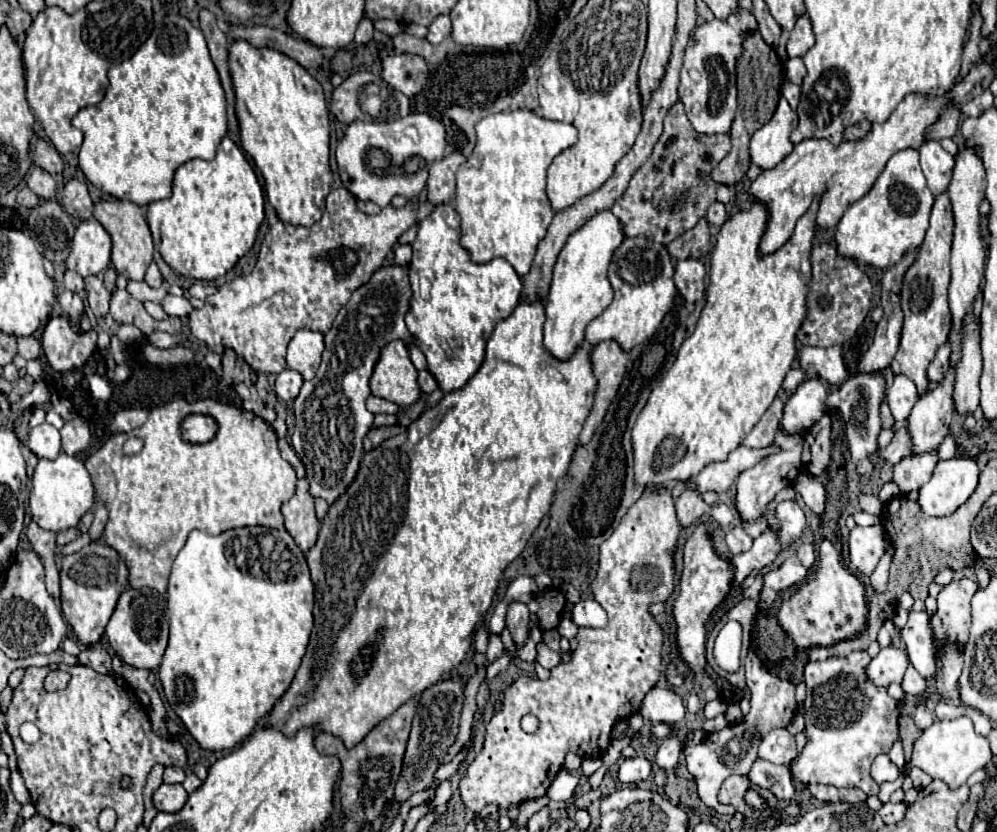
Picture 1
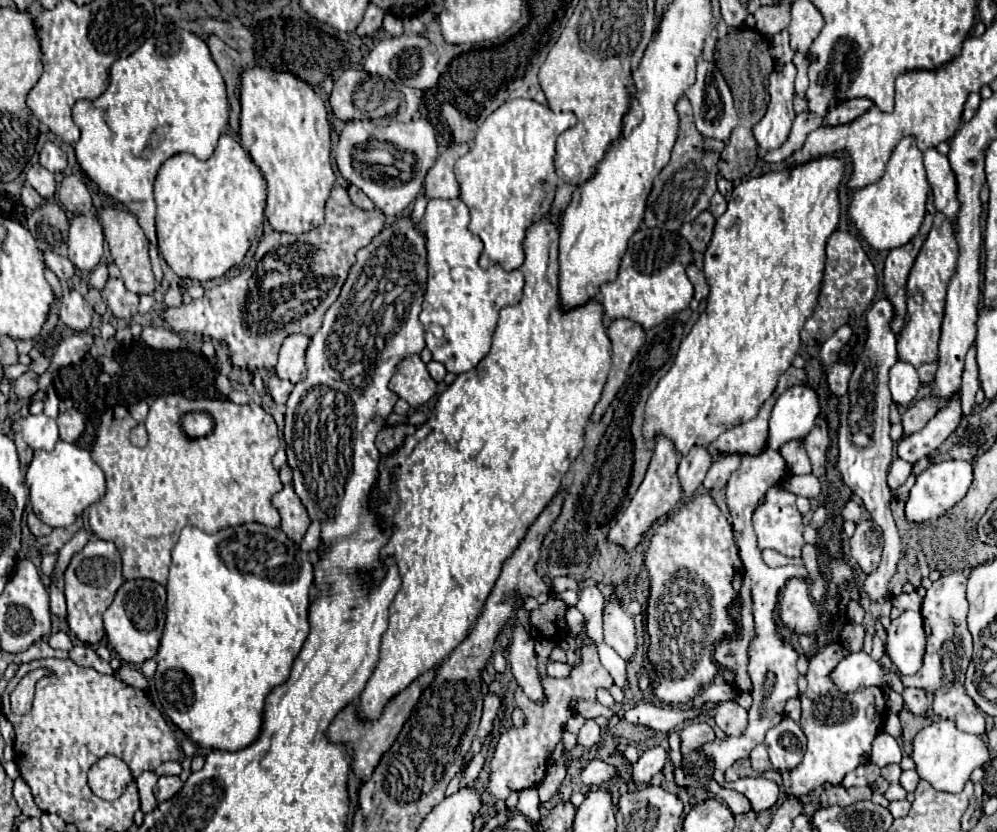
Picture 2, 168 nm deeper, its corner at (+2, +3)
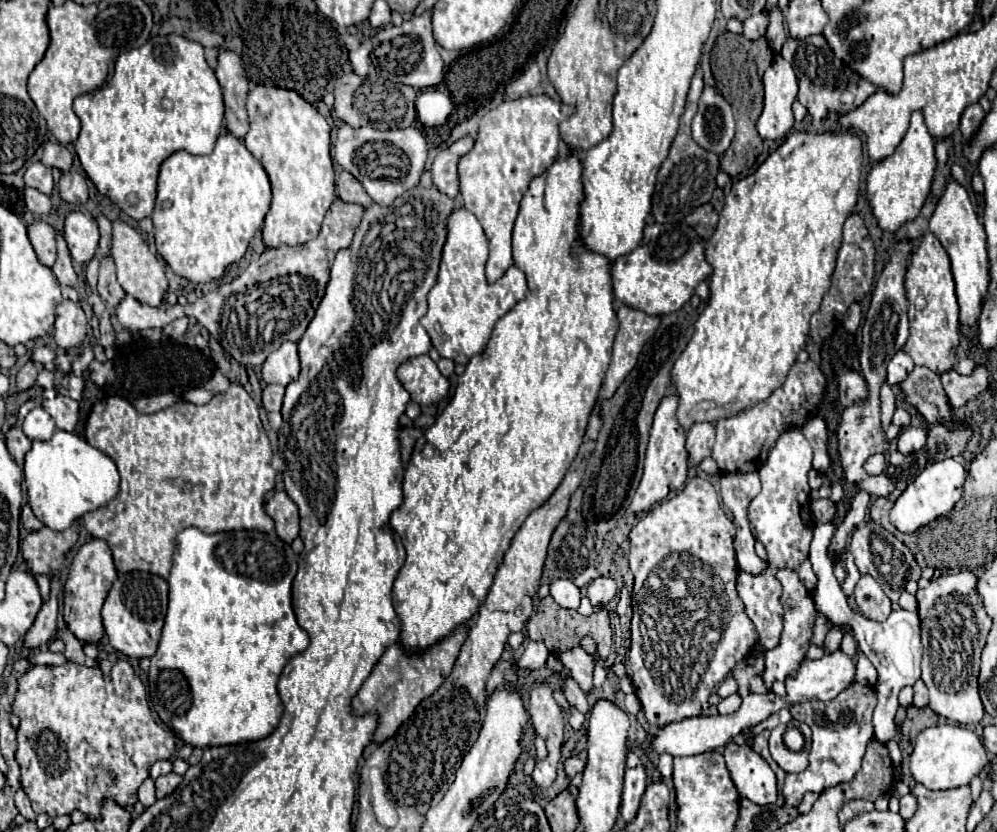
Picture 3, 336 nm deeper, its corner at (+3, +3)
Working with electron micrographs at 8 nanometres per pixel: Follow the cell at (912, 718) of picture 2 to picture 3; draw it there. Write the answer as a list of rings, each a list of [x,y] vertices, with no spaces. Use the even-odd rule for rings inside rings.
[[[909,706],[907,708],[907,720],[901,728],[901,752],[903,752],[903,758],[907,760],[907,756],[911,754],[913,746],[915,746],[915,738],[921,730],[929,728],[929,726],[935,726],[939,720],[939,716],[929,708],[917,708],[917,706]]]

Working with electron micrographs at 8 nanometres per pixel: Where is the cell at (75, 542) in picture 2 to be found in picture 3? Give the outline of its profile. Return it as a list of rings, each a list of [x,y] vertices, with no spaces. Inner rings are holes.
[[[51,578],[51,598],[49,602],[43,604],[31,630],[27,630],[23,638],[23,646],[27,650],[37,650],[51,640],[55,632],[55,620],[57,620],[57,598],[59,598],[59,578]]]

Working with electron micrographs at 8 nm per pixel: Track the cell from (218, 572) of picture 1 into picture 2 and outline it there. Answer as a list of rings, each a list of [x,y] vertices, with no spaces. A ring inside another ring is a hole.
[[[252,522],[252,524],[240,524],[240,526],[228,526],[218,530],[216,534],[206,534],[196,526],[186,526],[180,534],[178,544],[172,550],[172,566],[170,576],[165,588],[168,590],[168,604],[166,604],[166,628],[160,640],[160,652],[158,652],[158,668],[154,674],[158,702],[162,704],[164,712],[172,718],[172,722],[188,734],[194,744],[200,744],[204,748],[218,748],[218,750],[240,750],[248,744],[252,744],[258,738],[260,724],[262,724],[262,706],[264,698],[270,694],[272,688],[280,686],[290,670],[292,662],[300,654],[308,634],[308,610],[310,610],[310,592],[314,586],[314,568],[308,560],[308,554],[300,550],[298,544],[294,544],[280,528],[268,528],[264,524]]]

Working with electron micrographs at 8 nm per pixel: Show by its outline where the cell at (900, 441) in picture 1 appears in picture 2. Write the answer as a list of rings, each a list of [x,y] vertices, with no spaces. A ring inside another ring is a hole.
[[[920,398],[916,400],[902,416],[900,416],[900,424],[904,428],[904,436],[912,436],[914,432],[922,430],[930,418],[936,416],[936,412],[940,408],[946,406],[946,400],[934,400],[934,398]]]

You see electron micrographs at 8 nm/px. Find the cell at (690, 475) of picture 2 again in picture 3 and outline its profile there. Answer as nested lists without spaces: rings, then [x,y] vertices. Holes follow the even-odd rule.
[[[695,422],[687,432],[687,452],[691,466],[697,466],[705,456],[711,456],[713,444],[715,444],[715,424]]]

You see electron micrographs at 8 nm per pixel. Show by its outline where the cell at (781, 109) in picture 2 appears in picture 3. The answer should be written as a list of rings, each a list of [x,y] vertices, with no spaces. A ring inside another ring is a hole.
[[[781,56],[773,60],[773,64],[763,74],[765,86],[765,106],[757,122],[757,130],[761,138],[779,140],[789,134],[793,128],[793,112],[791,104],[797,96],[797,76]]]

